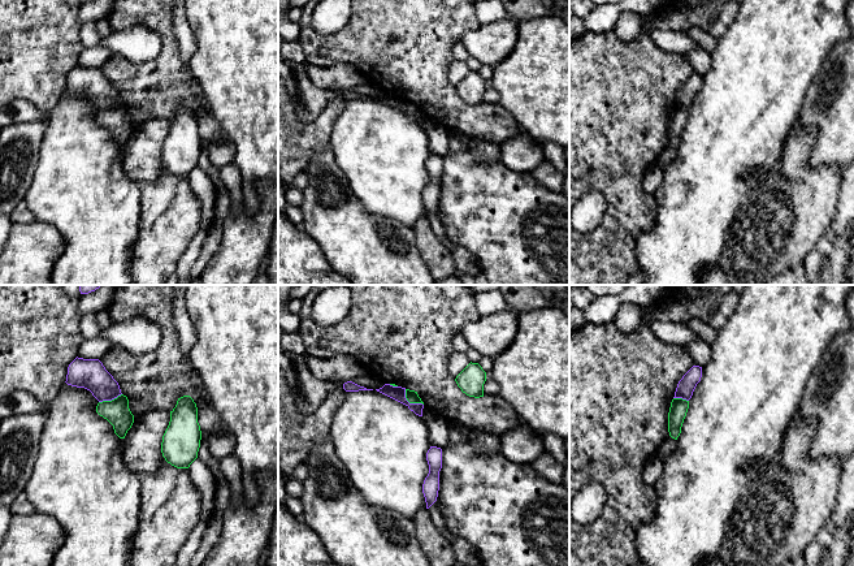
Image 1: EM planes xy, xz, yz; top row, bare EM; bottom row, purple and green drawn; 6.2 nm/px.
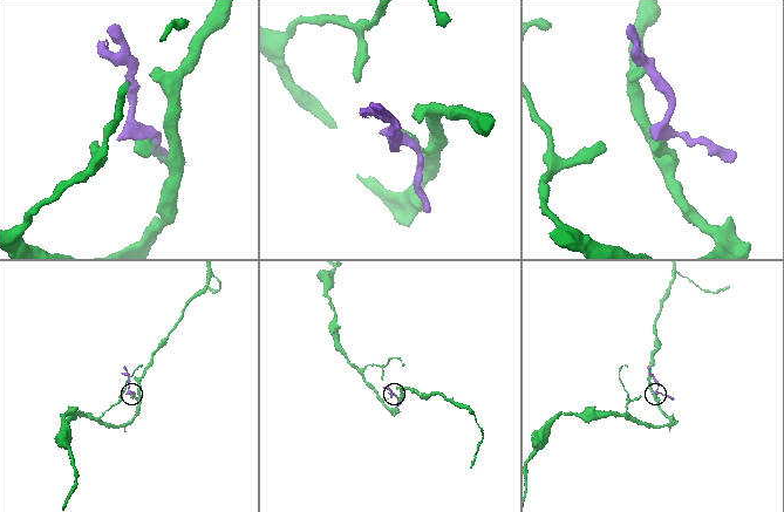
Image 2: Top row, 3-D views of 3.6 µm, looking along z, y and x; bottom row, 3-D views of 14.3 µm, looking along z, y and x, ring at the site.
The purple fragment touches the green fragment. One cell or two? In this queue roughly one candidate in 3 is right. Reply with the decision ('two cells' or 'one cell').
two cells

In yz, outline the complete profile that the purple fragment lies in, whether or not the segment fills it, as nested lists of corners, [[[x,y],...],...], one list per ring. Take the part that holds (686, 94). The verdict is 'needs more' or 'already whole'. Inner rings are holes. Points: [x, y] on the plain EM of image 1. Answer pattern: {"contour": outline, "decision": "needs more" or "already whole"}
{"contour": [[[693,74],[679,90],[673,107],[682,107],[689,109],[697,92],[701,90],[701,86],[702,75]]], "decision": "already whole"}

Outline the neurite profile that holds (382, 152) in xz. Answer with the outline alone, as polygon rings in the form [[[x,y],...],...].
[[[377,99],[346,100],[330,131],[330,147],[352,193],[368,213],[409,228],[426,216],[422,193],[429,182],[429,141],[421,125],[408,115]]]

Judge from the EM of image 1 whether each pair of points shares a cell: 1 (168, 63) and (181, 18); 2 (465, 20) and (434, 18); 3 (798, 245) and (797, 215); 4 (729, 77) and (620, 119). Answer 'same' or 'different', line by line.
1: different
2: same
3: same
4: different

